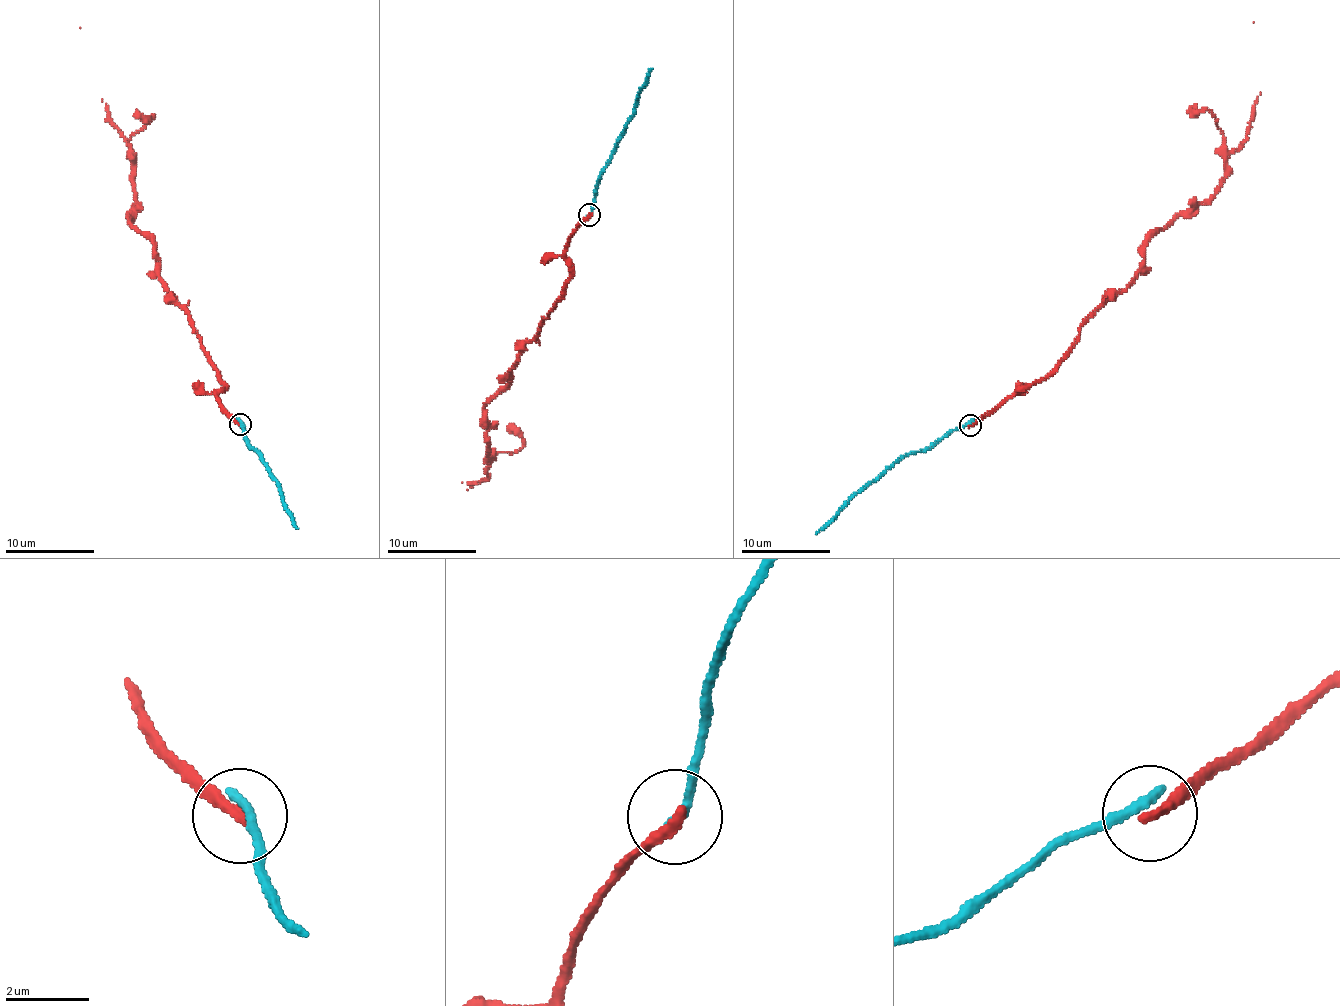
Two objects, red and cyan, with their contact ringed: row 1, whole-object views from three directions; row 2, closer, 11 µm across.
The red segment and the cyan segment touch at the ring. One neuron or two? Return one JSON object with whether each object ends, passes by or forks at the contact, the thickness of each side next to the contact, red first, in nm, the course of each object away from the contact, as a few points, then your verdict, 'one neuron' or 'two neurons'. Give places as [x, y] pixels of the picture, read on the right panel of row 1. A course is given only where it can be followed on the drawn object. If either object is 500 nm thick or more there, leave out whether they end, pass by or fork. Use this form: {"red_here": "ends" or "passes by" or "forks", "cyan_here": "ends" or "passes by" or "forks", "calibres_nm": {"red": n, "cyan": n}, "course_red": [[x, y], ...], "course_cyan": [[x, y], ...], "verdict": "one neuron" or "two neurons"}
{"red_here": "ends", "cyan_here": "ends", "calibres_nm": {"red": 280, "cyan": 280}, "course_red": [[971, 425], [1055, 367], [1085, 319], [1132, 280], [1145, 243], [1215, 193], [1260, 94], [1253, 22]], "course_cyan": [[971, 423], [896, 460], [816, 534]], "verdict": "two neurons"}

